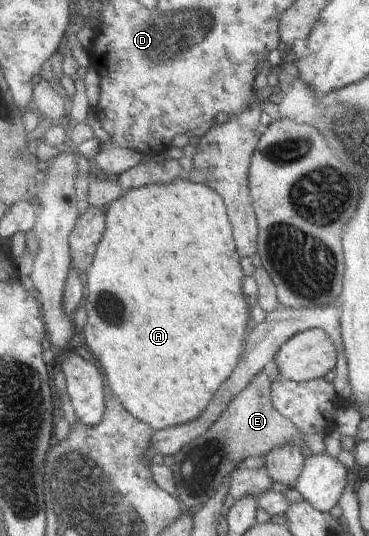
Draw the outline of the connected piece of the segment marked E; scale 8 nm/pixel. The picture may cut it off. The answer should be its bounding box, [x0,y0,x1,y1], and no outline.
[171,372,314,512]

